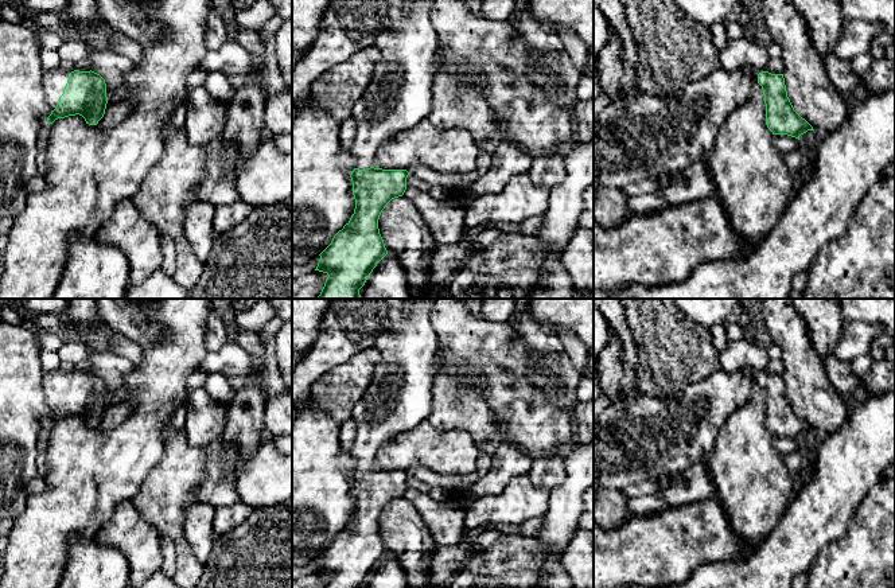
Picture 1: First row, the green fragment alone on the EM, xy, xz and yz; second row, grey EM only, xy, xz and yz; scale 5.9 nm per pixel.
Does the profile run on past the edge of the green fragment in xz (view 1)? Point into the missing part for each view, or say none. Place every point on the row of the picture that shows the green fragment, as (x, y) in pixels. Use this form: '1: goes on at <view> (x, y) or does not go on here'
1: goes on at xz (399, 96)

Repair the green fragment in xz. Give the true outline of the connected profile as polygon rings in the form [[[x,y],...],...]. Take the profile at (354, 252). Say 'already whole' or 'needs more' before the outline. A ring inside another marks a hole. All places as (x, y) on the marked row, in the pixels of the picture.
needs more | [[[404,0],[401,5],[389,7],[389,27],[375,38],[374,46],[381,55],[371,81],[353,108],[353,118],[358,124],[350,149],[355,160],[355,168],[350,175],[355,209],[350,221],[319,254],[320,260],[315,270],[327,273],[328,277],[316,299],[359,299],[359,289],[388,254],[380,234],[378,219],[392,199],[404,195],[409,172],[374,168],[373,163],[384,144],[396,135],[415,128],[429,114],[432,87],[439,75],[435,55],[440,47],[439,35],[431,22],[432,3],[433,0]]]

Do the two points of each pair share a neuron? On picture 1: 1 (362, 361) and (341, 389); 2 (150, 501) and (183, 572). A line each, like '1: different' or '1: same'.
1: same
2: same

